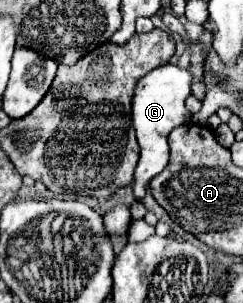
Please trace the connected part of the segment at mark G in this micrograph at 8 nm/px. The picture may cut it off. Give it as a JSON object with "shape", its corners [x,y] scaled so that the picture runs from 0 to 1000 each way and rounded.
{"shape":[[[691,208],[691,215],[667,215],[650,228],[617,234],[601,254],[584,254],[551,294],[543,406],[551,406],[568,479],[584,492],[576,531],[560,551],[560,584],[551,584],[560,657],[593,650],[601,611],[617,604],[617,591],[634,591],[691,545],[691,446],[700,446],[700,432],[733,413],[757,413],[790,386],[790,373],[757,347],[757,327],[782,314],[782,274],[790,274],[782,228],[741,228],[708,208]]]}

